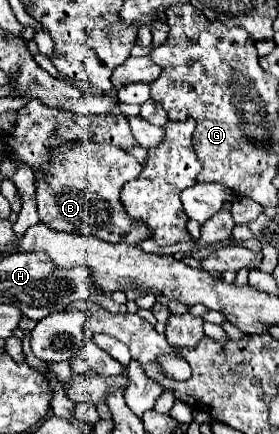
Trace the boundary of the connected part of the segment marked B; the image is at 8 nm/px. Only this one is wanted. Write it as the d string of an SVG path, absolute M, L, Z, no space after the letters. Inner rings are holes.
M88 140L56 148L54 160L42 168L42 176L34 178L40 222L50 230L90 234L106 242L136 244L148 238L146 226L134 222L120 202L122 186L128 180L134 180L140 170L142 166L132 154L112 144L98 144Z

